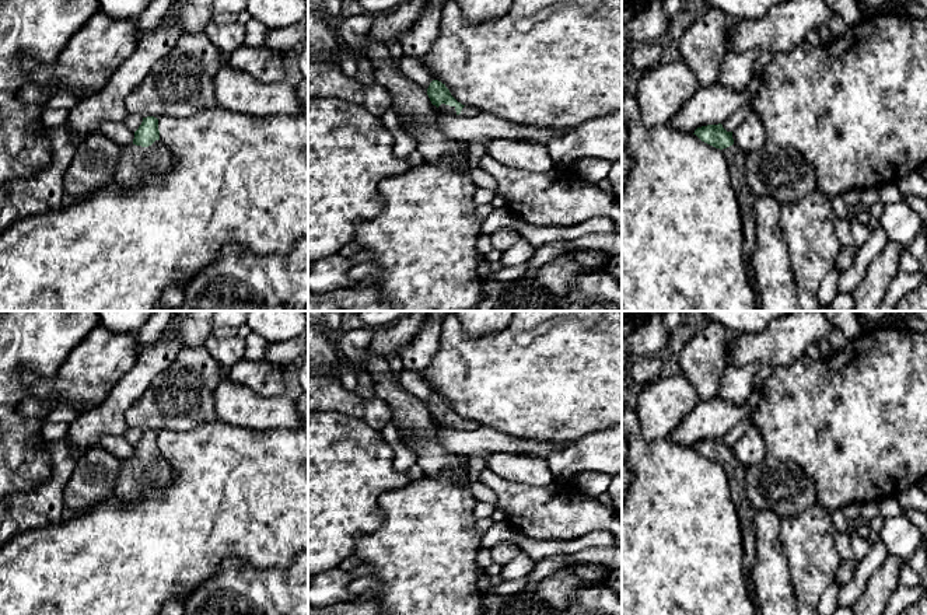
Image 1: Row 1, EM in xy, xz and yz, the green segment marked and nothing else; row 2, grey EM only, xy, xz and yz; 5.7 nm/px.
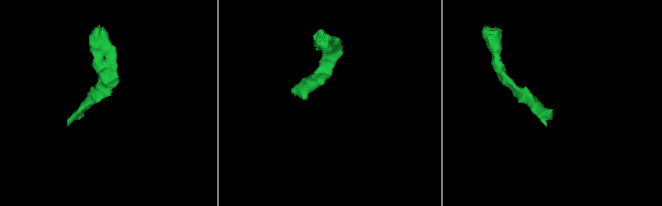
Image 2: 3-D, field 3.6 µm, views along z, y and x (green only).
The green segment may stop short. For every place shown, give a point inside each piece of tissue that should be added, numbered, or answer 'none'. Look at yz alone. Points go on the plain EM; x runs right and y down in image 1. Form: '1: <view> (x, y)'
1: yz (734, 470)

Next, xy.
1: xy (135, 477)

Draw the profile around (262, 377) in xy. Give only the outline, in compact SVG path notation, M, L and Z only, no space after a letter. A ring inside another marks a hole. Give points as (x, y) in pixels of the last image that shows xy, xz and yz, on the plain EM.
M242 359L225 373L230 380L263 398L280 396L286 392L284 368L272 364L266 359Z

